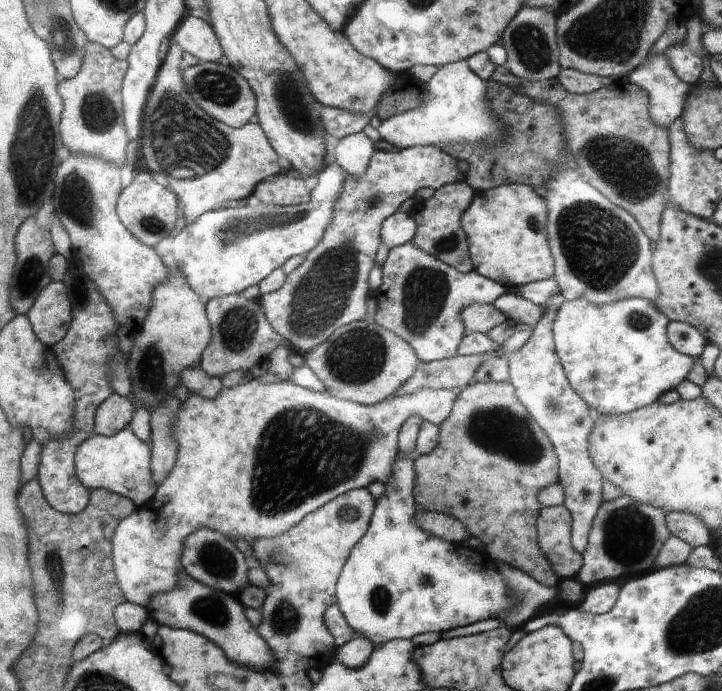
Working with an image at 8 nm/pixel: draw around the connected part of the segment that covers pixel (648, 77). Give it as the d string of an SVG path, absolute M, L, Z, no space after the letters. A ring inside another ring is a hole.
M666 53L647 58L628 79L646 90L651 119L663 129L683 114L687 95L693 90L693 85L675 75Z

